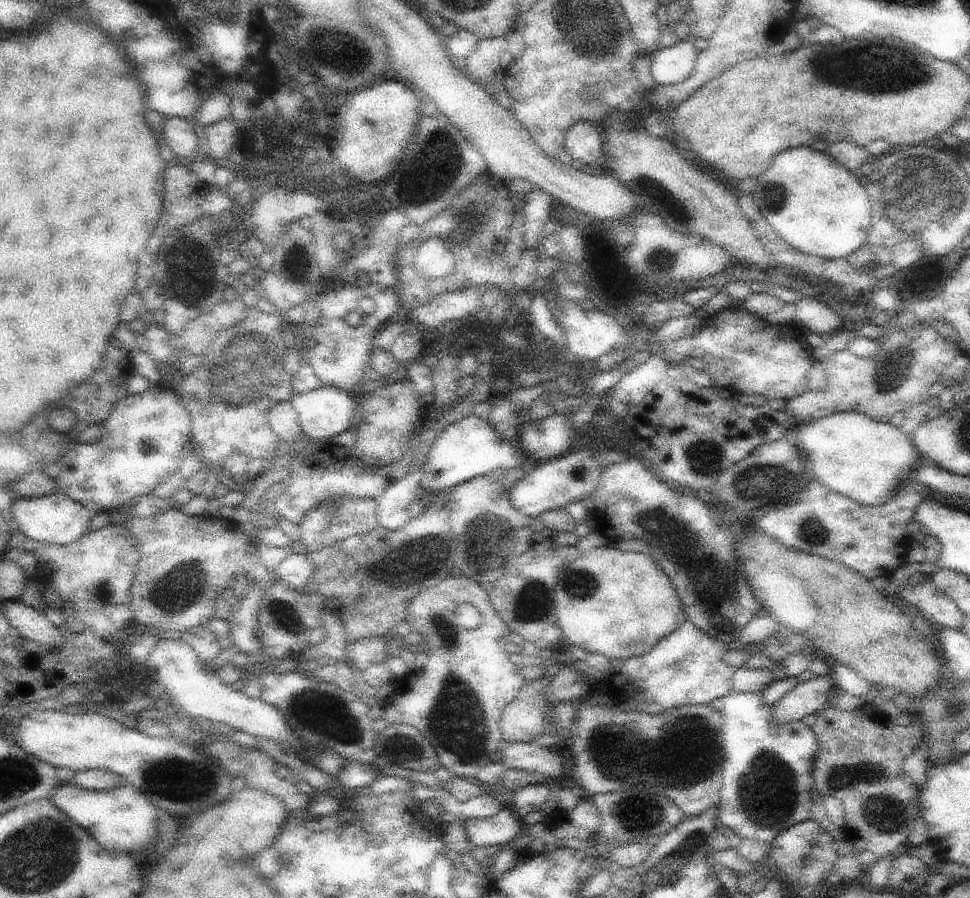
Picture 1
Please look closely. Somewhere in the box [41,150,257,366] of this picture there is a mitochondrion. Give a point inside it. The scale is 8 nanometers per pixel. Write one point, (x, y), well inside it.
(194, 258)

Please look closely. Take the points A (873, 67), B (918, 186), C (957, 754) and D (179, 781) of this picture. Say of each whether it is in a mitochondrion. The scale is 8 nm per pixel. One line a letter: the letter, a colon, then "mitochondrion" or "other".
A: mitochondrion
B: mitochondrion
C: other
D: mitochondrion

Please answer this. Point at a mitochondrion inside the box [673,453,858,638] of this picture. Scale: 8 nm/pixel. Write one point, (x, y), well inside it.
(762, 483)

